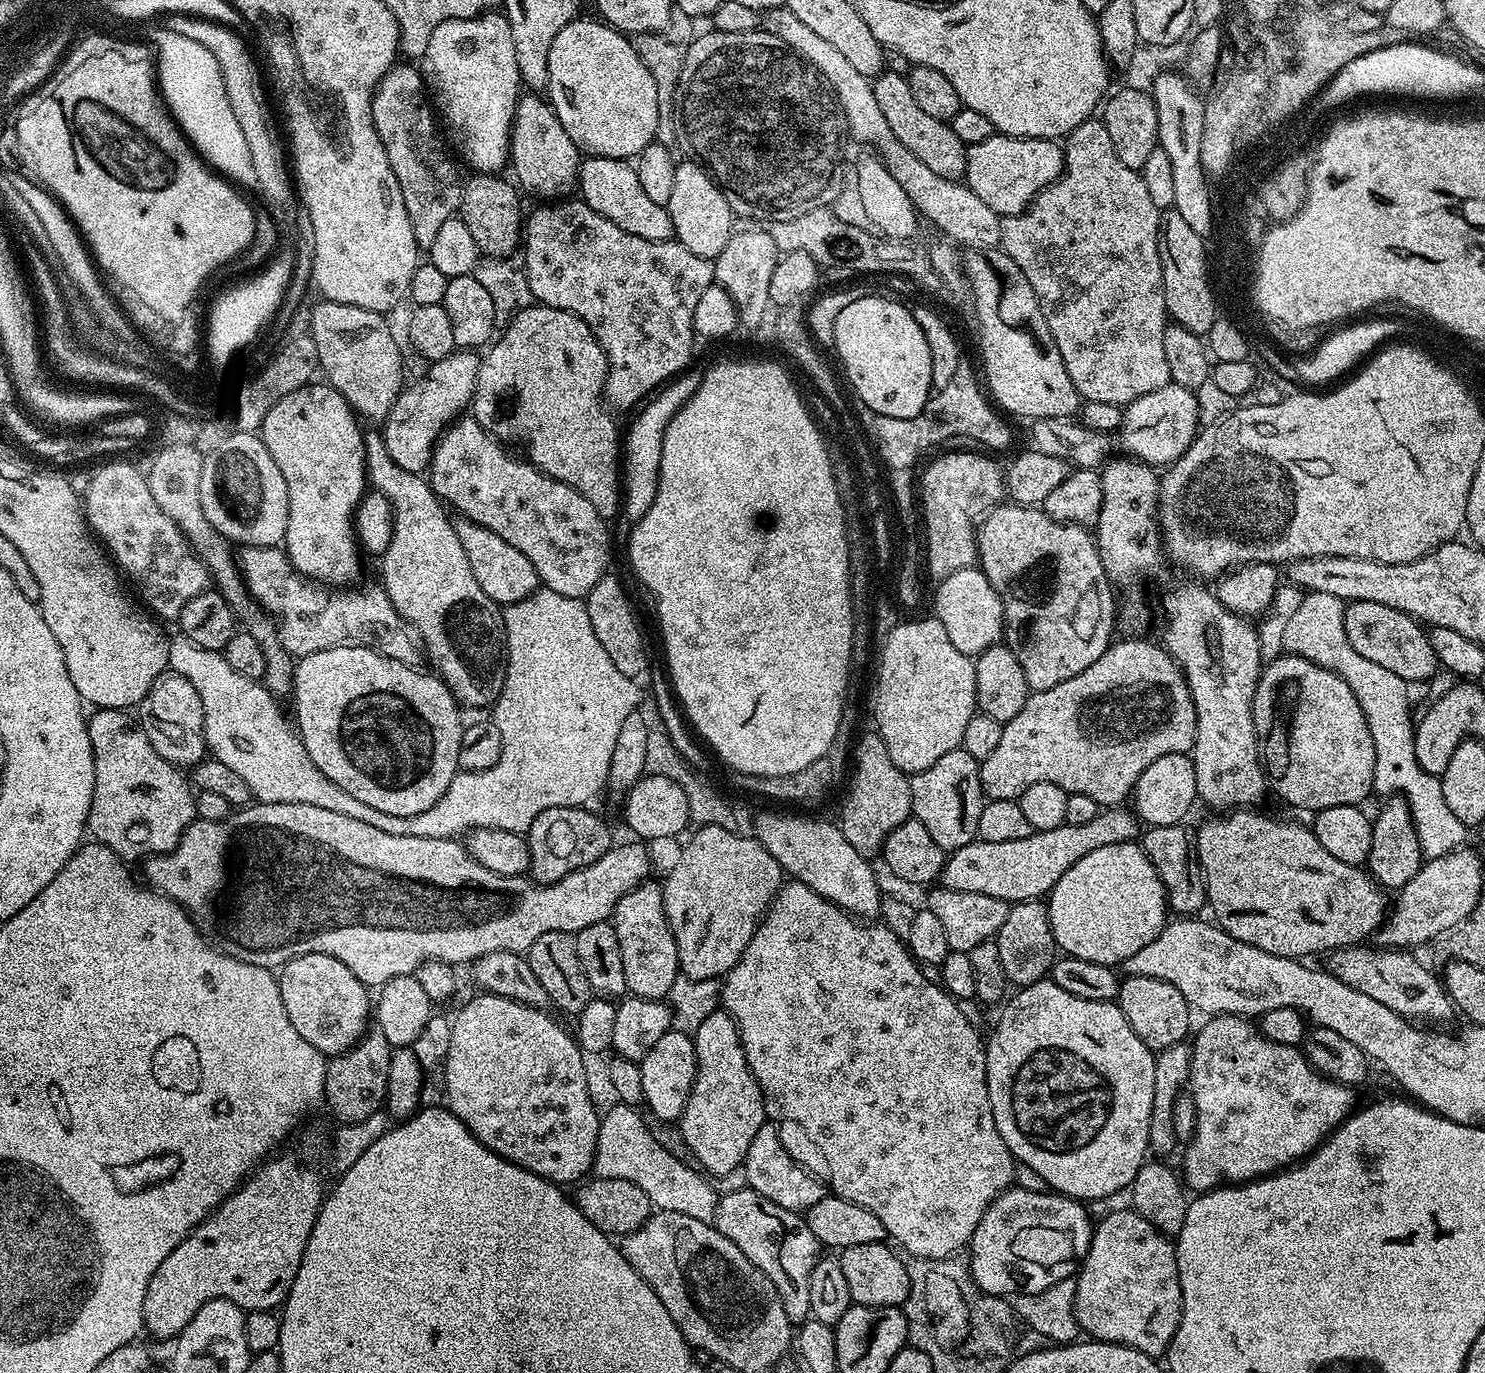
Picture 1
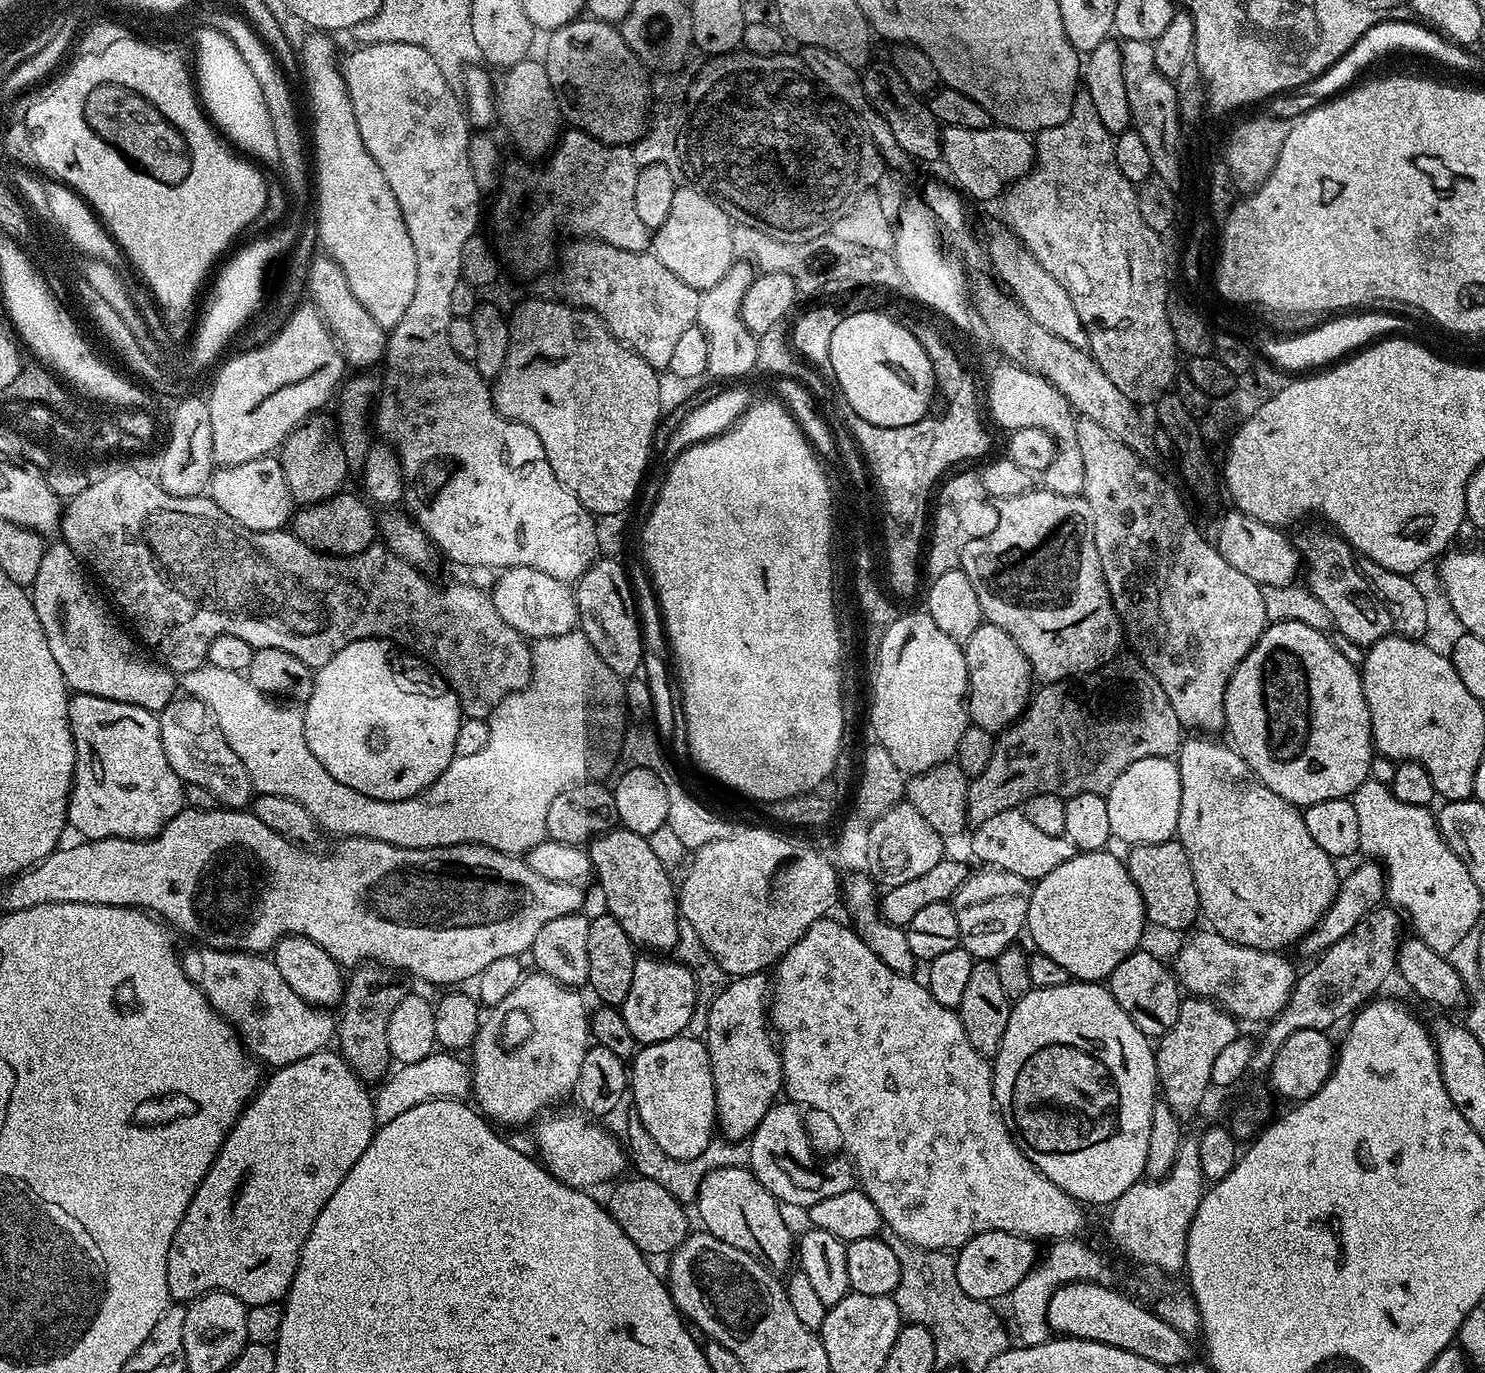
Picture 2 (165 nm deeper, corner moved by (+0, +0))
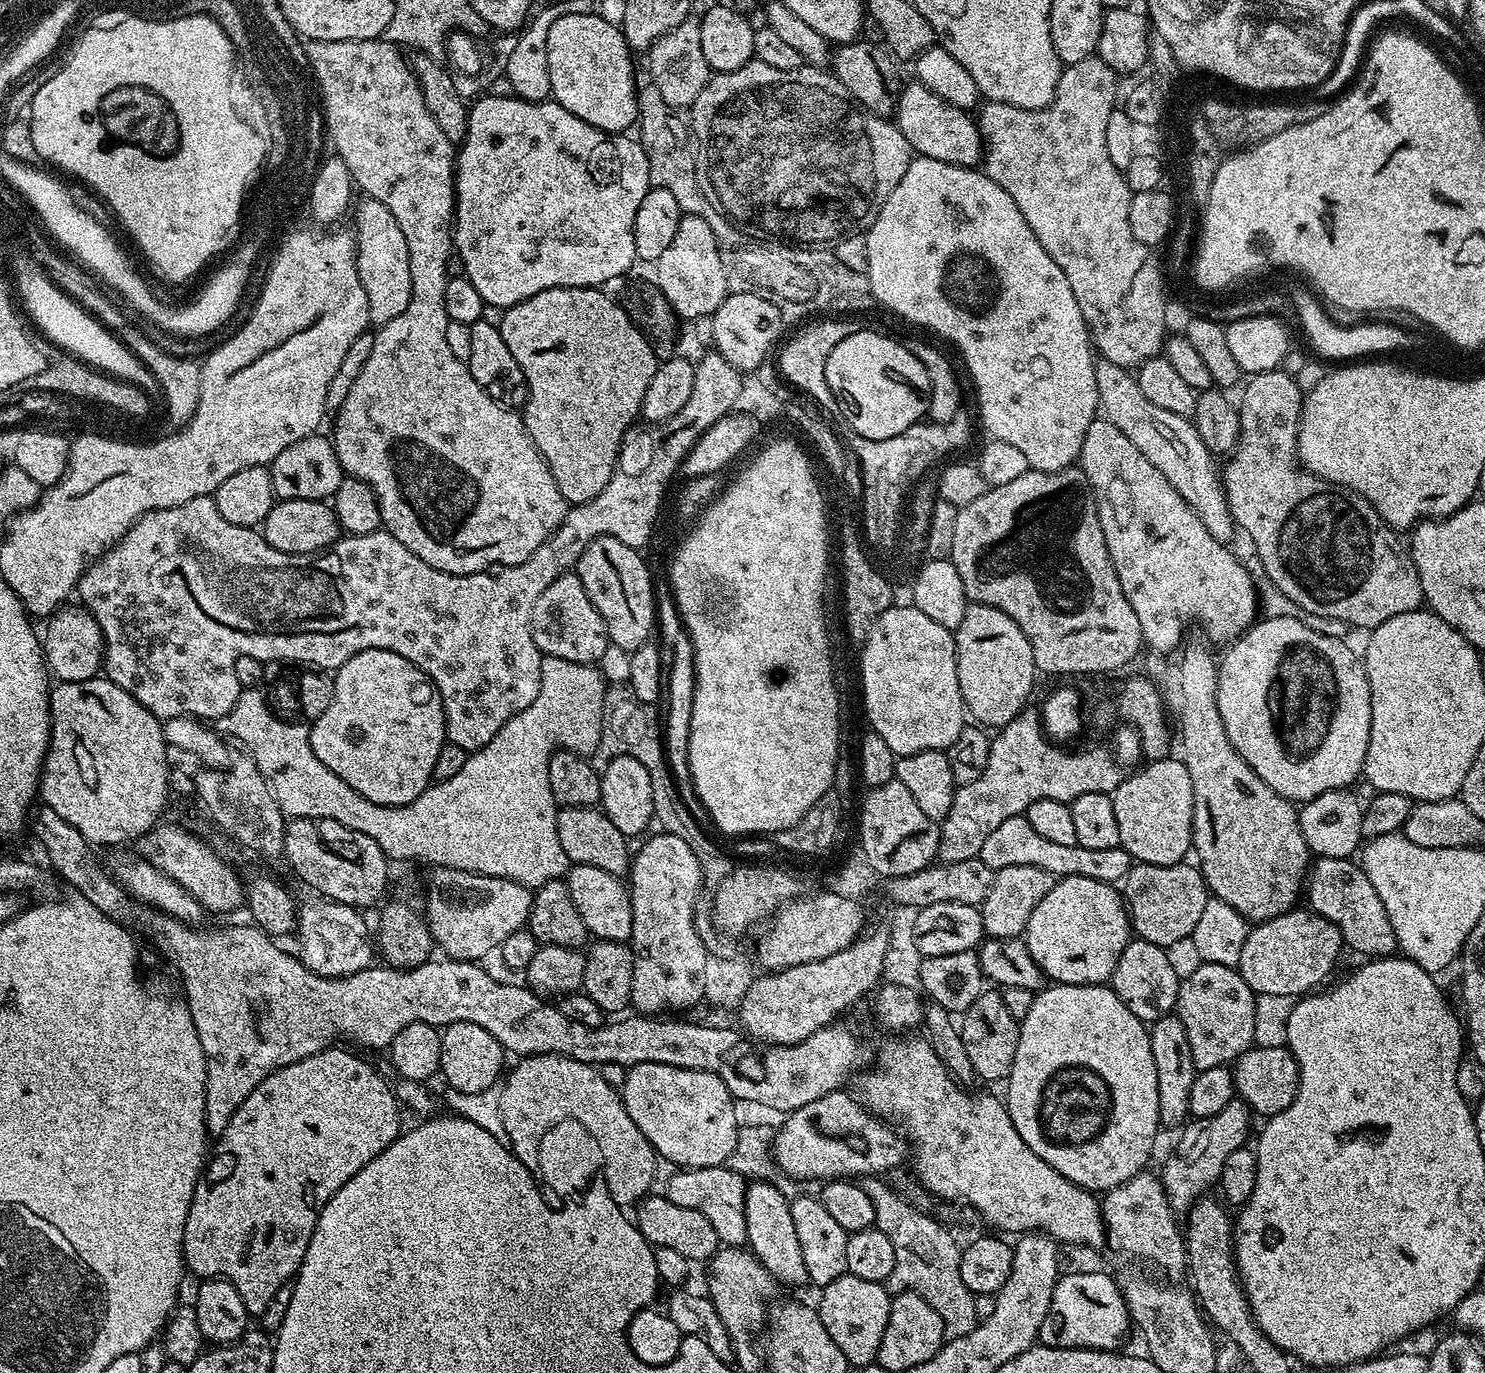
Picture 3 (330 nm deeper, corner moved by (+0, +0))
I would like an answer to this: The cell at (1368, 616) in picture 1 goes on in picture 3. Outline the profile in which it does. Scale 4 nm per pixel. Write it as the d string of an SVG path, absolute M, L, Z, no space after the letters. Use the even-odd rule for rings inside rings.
M1277 370L1275 372L1253 372L1247 377L1243 385L1244 393L1238 400L1238 411L1240 414L1240 437L1236 443L1234 451L1227 457L1228 465L1222 468L1222 487L1224 499L1228 501L1228 509L1232 512L1233 521L1240 524L1248 531L1248 536L1252 539L1252 548L1256 551L1256 556L1260 559L1260 564L1264 567L1264 572L1268 575L1268 580L1289 600L1292 604L1297 604L1304 612L1309 612L1312 616L1325 616L1328 620L1341 620L1344 624L1353 624L1356 628L1371 630L1377 628L1382 622L1394 618L1394 614L1406 614L1415 612L1424 604L1422 594L1422 582L1418 582L1418 570L1414 566L1409 549L1400 545L1400 540L1395 531L1388 527L1388 524L1362 498L1358 493L1344 488L1341 484L1331 484L1329 480L1323 480L1321 476L1316 476L1305 470L1296 455L1296 439L1300 429L1300 411L1304 405L1305 393L1301 392L1295 376Z

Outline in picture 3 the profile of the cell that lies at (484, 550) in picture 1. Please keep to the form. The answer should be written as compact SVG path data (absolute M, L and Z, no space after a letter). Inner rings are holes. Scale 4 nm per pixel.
M575 574L560 576L554 582L550 582L550 586L546 586L546 590L542 590L542 598L538 598L538 602L534 602L532 633L540 653L554 658L566 658L566 662L595 665L600 662L596 660L602 659L607 654L608 648L610 649L606 622L602 622L602 614L598 614L598 610L594 610L594 602L590 602L582 582Z

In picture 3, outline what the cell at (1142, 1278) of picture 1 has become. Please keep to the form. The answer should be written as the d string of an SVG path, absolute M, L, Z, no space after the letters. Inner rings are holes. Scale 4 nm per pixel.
M1234 1098L1218 1114L1210 1114L1210 1118L1201 1120L1192 1118L1179 1129L1180 1137L1176 1140L1176 1156L1172 1156L1164 1164L1164 1169L1159 1169L1160 1181L1164 1184L1164 1189L1168 1195L1168 1205L1177 1214L1187 1213L1188 1209L1205 1195L1208 1187L1215 1185L1222 1174L1222 1166L1226 1163L1229 1154L1234 1154L1234 1150L1245 1147L1249 1143L1248 1127L1254 1121L1254 1113L1243 1100Z

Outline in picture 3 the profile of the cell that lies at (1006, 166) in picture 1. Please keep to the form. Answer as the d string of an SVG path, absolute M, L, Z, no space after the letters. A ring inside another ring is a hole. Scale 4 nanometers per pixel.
M918 82L905 83L900 90L900 100L896 104L894 123L902 130L906 142L910 142L916 156L938 158L938 162L950 162L954 166L975 168L981 163L985 142L980 134L979 123L972 120L967 111L950 106L934 90L926 90Z

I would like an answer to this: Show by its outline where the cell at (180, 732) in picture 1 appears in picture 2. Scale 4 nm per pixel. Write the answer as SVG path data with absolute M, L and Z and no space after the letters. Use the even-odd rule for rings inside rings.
M178 696L172 699L165 708L159 712L159 737L162 738L162 748L170 768L178 774L185 785L196 786L208 790L219 805L232 810L245 809L253 799L254 789L249 782L249 775L242 765L238 754L230 749L230 744L220 732L215 731L208 708L201 700L189 696Z

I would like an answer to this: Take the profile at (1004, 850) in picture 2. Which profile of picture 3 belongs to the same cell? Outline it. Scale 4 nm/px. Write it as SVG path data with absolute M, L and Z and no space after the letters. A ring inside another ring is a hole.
M1023 814L1006 818L1002 826L997 826L982 842L979 860L986 862L993 870L1006 866L1038 866L1049 872L1051 876L1063 878L1066 876L1081 876L1094 878L1098 882L1106 882L1113 886L1119 885L1127 876L1134 863L1130 853L1122 847L1110 850L1086 850L1086 846L1061 846L1042 838L1030 826L1030 822Z

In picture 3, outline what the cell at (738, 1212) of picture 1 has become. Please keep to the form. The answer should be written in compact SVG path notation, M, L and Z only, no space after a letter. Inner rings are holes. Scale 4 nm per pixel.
M686 1168L676 1170L668 1180L666 1195L674 1206L686 1206L698 1210L710 1218L714 1234L718 1234L721 1245L740 1246L746 1241L746 1180L734 1170L719 1168Z

